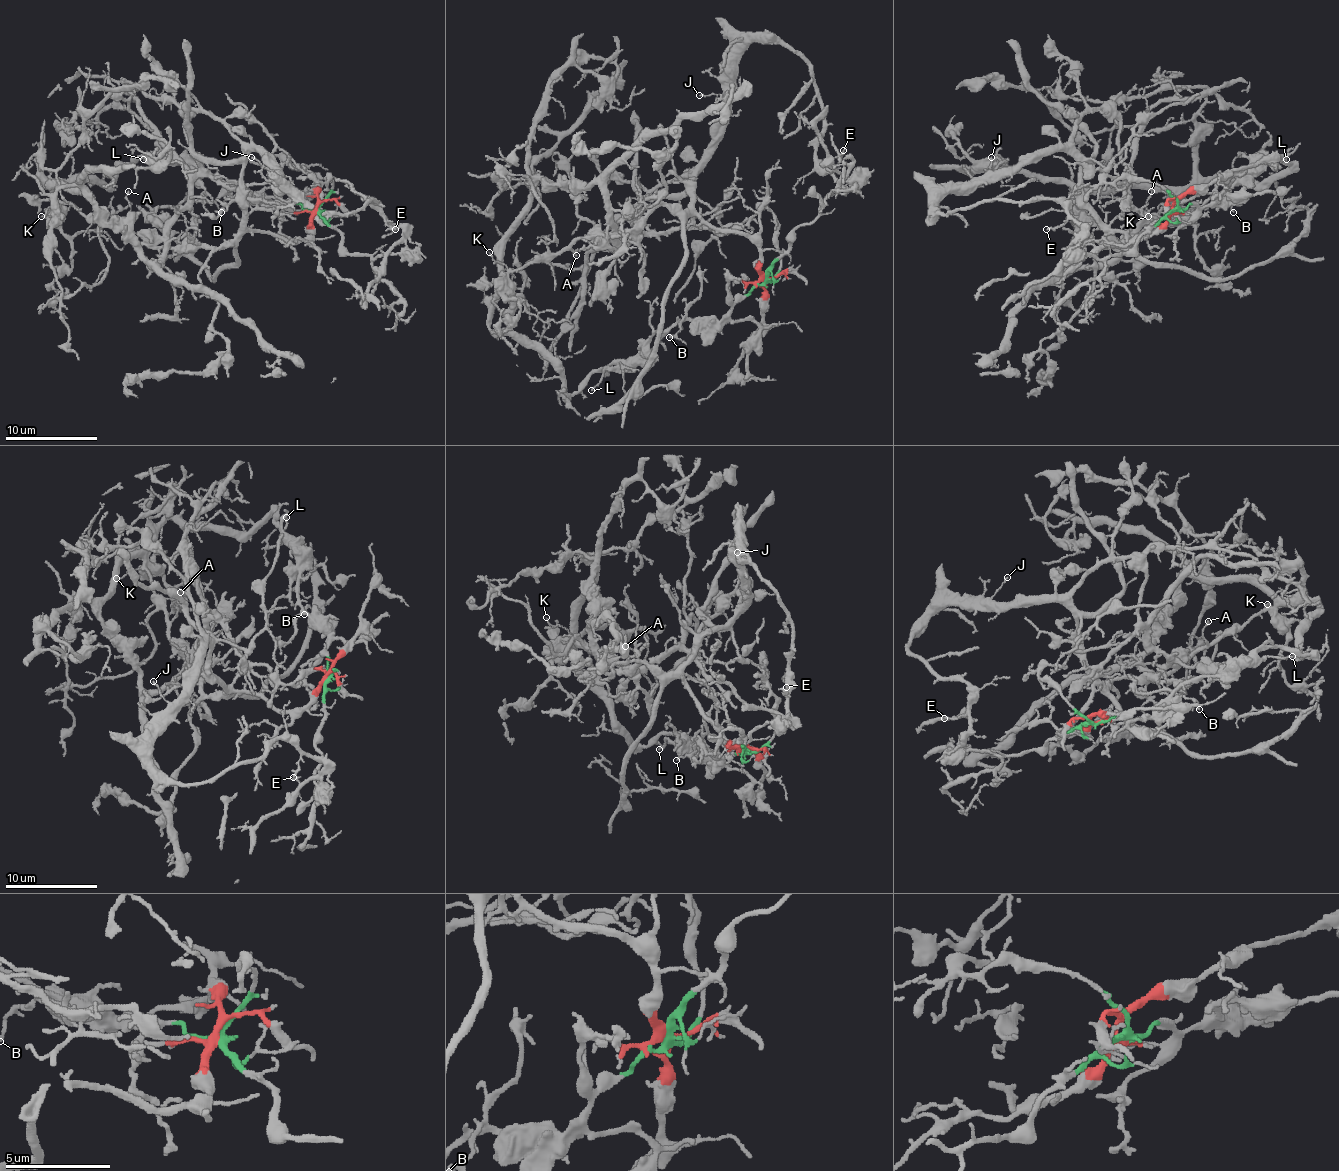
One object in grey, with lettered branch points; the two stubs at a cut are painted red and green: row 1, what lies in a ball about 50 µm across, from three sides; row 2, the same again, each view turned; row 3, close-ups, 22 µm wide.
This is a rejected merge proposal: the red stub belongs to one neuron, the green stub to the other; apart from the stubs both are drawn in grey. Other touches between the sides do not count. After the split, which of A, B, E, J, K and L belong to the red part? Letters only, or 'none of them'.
A, E, J, K

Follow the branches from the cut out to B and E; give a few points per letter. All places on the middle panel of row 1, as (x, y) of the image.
B: (766, 278), (720, 319), (685, 317), (678, 331), (669, 338)
E: (766, 278), (754, 243), (692, 206), (738, 54), (789, 45), (821, 105), (816, 160), (830, 172), (844, 151)

